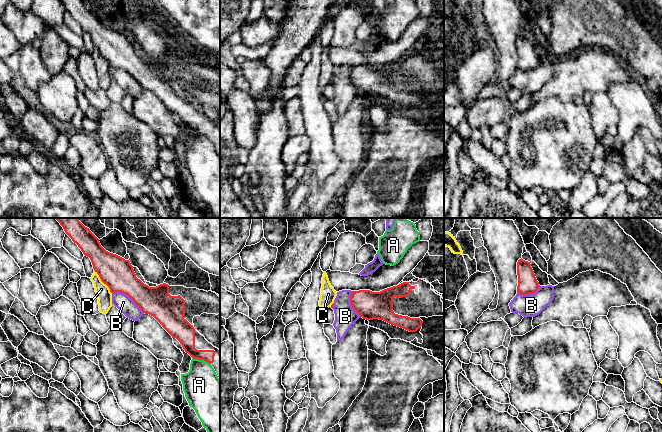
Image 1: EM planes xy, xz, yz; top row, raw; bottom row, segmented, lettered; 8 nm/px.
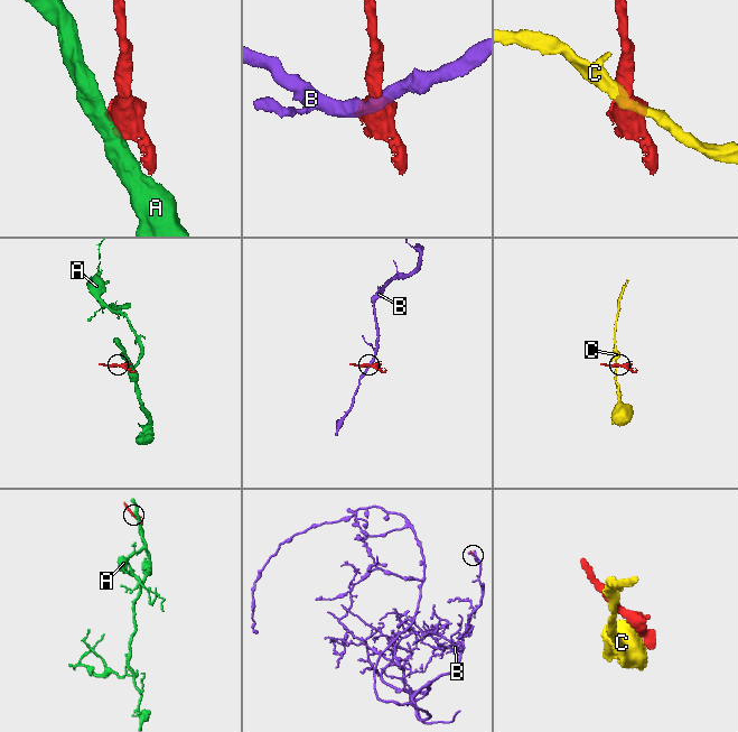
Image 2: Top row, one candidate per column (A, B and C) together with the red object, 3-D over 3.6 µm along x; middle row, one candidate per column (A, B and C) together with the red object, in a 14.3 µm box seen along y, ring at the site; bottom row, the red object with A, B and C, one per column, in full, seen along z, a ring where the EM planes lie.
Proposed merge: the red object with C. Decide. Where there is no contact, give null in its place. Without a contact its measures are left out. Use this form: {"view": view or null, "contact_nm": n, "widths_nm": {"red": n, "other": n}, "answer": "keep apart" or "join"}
{"view": "xy", "contact_nm": 240, "widths_nm": {"red": 260, "other": 120}, "answer": "keep apart"}

